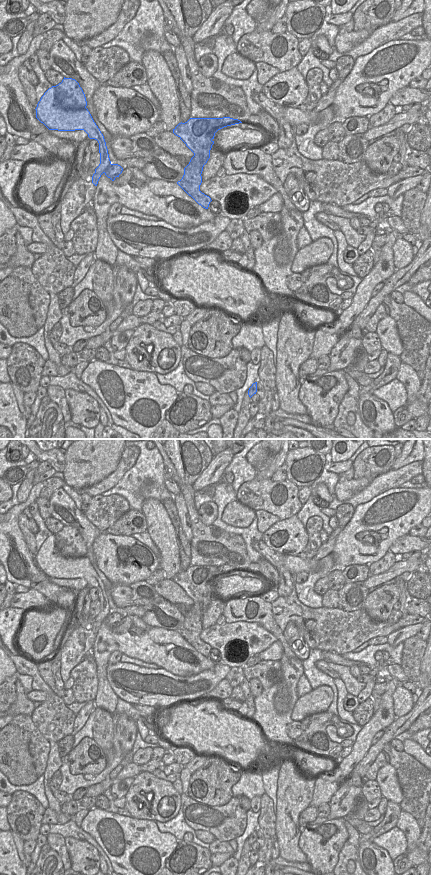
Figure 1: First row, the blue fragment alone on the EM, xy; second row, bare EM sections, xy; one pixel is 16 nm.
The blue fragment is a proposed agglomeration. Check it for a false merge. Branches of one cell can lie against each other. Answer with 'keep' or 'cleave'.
cleave

